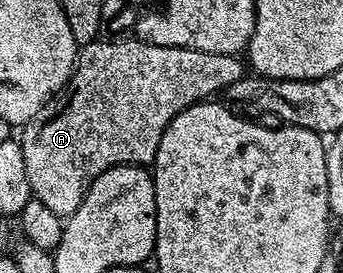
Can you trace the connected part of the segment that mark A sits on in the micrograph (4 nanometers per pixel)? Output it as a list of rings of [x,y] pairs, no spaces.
[[[97,38],[79,49],[76,67],[62,91],[34,118],[19,129],[18,139],[26,161],[26,178],[30,178],[32,195],[54,214],[73,216],[82,206],[82,198],[106,170],[123,164],[148,166],[158,154],[158,142],[166,126],[177,114],[192,104],[207,101],[215,92],[223,93],[246,74],[246,64],[239,55],[210,54],[206,50],[190,50],[174,46],[154,46],[145,40],[104,40]]]

